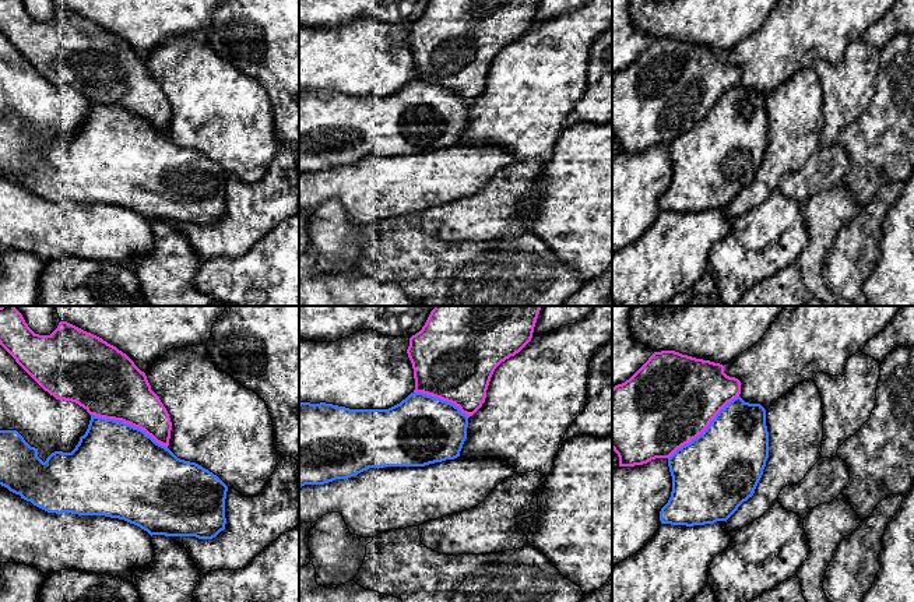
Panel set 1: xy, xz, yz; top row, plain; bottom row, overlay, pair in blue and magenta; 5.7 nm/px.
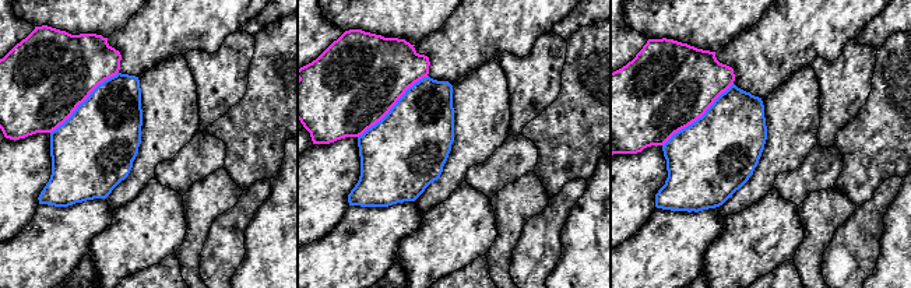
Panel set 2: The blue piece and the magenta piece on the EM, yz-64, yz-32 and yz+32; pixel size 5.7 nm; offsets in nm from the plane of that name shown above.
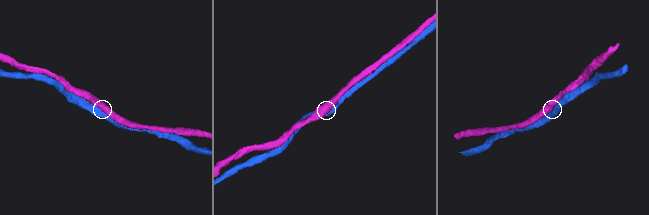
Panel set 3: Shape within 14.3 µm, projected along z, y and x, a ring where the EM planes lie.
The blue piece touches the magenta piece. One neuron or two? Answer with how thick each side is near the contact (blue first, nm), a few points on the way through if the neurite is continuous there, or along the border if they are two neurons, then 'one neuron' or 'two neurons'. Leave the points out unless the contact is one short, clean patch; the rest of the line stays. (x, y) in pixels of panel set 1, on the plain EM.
500 nm thick on the blue side, 380 nm on the other; two neurons

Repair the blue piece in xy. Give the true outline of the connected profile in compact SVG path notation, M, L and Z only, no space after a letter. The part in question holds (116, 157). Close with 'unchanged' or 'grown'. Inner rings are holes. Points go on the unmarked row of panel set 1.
M95 102L71 140L55 138L45 149L17 117L0 117L0 172L48 200L119 205L151 223L212 226L226 211L228 173L217 162L177 145L138 115Z; unchanged

